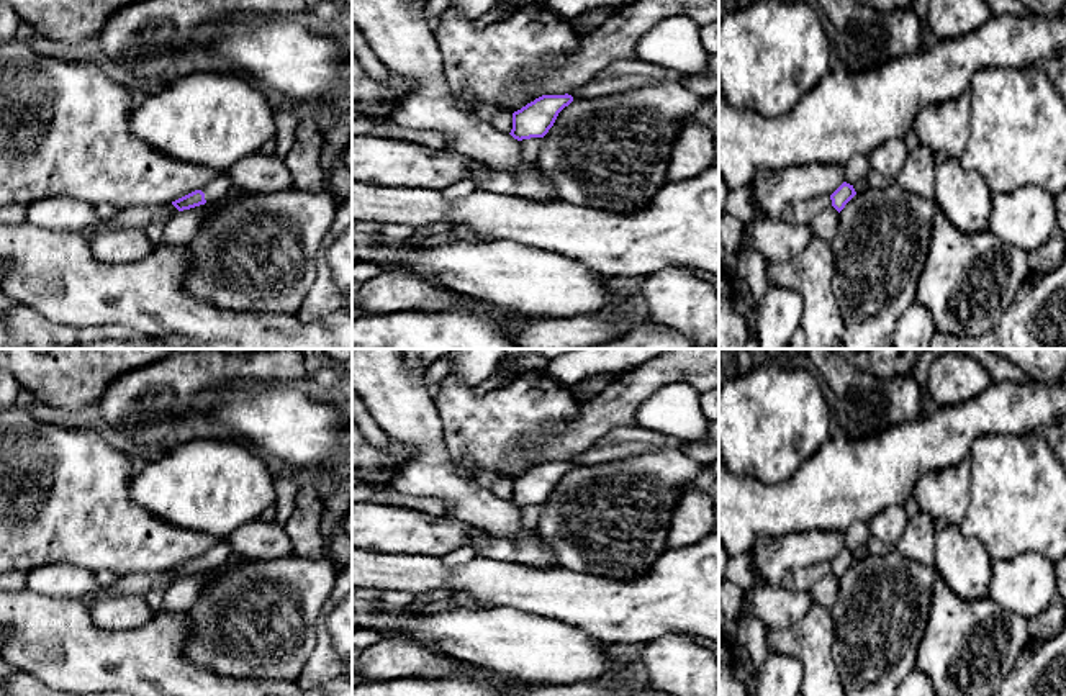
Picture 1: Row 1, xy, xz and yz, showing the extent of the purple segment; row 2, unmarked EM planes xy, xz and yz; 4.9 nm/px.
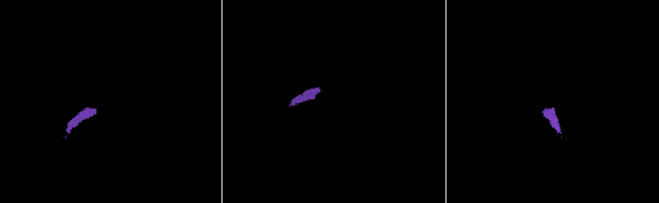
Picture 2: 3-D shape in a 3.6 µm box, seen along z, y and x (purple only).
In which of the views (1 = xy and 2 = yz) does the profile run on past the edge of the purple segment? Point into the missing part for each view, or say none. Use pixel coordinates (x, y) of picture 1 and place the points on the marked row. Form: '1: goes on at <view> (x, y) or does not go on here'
1: goes on at xy (220, 187)
2: does not go on here

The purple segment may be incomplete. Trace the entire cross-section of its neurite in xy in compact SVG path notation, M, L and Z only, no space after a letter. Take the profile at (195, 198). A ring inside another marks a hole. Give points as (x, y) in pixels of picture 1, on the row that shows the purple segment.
M221 172L213 182L205 185L201 190L195 190L172 201L172 205L178 211L190 210L190 208L195 208L205 203L213 203L224 198L231 188L233 188L231 179L224 172Z

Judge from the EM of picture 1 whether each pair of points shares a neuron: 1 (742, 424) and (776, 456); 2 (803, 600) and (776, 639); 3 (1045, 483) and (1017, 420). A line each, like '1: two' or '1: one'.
1: one
2: two
3: two

